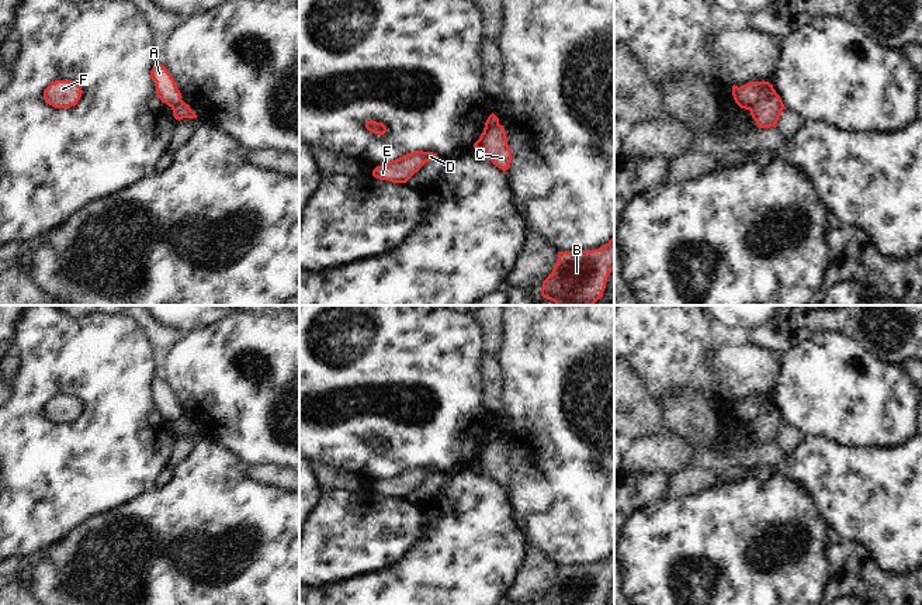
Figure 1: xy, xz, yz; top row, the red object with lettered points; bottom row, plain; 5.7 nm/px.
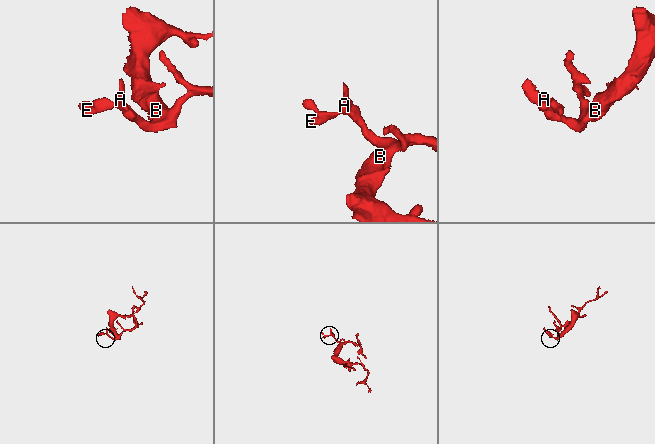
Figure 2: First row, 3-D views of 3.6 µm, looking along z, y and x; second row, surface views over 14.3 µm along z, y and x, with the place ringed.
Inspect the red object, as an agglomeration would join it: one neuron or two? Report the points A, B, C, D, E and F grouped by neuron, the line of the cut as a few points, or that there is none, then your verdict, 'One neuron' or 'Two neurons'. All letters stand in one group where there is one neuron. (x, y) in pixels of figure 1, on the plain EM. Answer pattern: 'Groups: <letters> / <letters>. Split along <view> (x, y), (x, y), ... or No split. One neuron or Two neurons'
Groups: A D E F / B C. Split along xz (498, 438), (484, 448), (479, 463). Two neurons

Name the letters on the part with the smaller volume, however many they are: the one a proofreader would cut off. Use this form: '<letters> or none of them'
A, D, E, F

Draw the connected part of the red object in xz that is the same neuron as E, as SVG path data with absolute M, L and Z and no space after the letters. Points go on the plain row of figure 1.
M415 466L372 485L372 491L392 498L406 498L426 477L436 476L433 467Z

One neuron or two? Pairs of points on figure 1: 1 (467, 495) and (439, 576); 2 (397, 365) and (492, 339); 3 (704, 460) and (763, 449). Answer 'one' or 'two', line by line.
1: one
2: two
3: one

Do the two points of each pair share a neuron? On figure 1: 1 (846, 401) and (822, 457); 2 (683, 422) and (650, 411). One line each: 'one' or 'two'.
1: two
2: two

